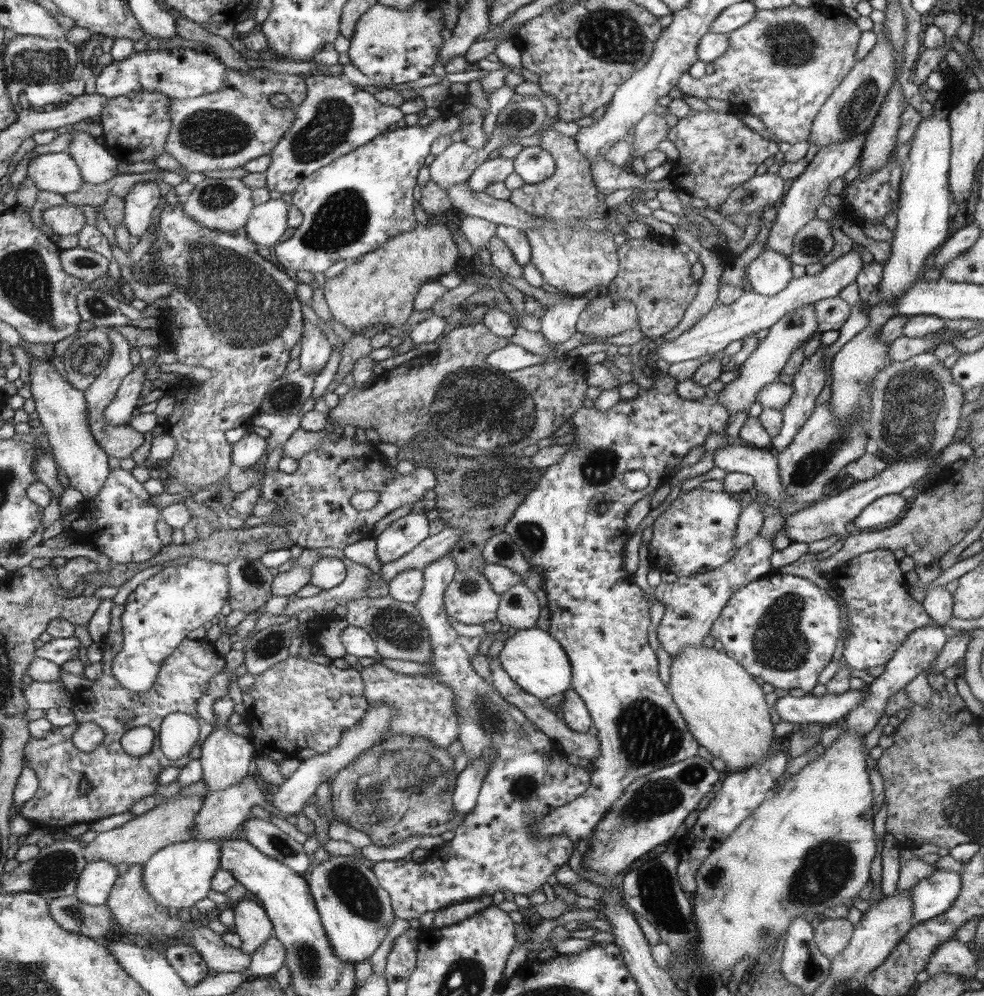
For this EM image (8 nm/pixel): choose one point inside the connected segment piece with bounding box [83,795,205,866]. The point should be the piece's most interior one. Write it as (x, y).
(135, 842)

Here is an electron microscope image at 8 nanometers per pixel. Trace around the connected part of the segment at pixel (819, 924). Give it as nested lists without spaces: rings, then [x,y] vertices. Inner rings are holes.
[[[826,918],[816,921],[814,927],[817,947],[826,958],[832,960],[848,946],[855,926],[846,918]]]

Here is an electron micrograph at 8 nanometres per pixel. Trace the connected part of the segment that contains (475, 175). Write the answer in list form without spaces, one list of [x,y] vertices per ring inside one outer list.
[[[490,157],[489,160],[473,170],[472,176],[467,180],[467,186],[473,192],[485,192],[486,187],[494,182],[505,182],[513,170],[514,160]]]

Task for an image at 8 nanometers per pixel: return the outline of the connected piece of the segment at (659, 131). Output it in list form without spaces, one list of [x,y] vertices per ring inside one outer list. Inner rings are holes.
[[[652,112],[646,115],[634,131],[634,139],[630,142],[632,146],[632,158],[642,157],[646,153],[658,150],[660,142],[668,139],[671,127],[668,126],[667,118]]]

